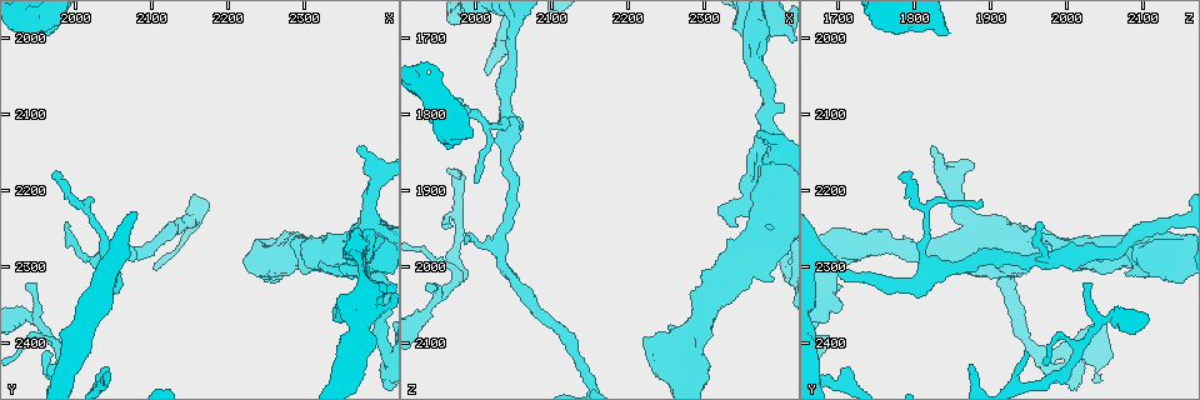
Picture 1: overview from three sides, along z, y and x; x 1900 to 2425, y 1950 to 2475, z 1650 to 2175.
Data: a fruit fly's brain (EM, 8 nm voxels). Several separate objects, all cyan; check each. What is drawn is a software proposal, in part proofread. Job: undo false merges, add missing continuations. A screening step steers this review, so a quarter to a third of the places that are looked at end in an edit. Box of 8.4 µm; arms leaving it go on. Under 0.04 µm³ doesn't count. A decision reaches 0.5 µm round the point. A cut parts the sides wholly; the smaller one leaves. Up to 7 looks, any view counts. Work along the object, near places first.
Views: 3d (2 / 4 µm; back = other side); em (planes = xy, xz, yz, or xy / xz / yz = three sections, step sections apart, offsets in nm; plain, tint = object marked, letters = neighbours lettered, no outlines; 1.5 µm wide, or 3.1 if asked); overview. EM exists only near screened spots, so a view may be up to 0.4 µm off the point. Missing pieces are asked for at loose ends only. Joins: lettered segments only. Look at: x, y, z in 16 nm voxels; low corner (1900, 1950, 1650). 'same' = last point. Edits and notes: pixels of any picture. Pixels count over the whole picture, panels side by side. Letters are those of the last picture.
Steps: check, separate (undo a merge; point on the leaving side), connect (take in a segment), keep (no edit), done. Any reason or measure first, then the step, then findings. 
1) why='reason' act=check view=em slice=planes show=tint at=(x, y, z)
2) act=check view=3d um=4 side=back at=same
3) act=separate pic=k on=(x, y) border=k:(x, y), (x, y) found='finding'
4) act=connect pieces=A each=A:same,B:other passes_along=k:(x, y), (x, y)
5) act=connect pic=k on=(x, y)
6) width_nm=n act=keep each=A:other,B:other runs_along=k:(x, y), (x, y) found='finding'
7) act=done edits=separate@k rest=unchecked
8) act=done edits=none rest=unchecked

why='branch stops here' act=check view=3d um=4 at=(1965, 1995, 1845)

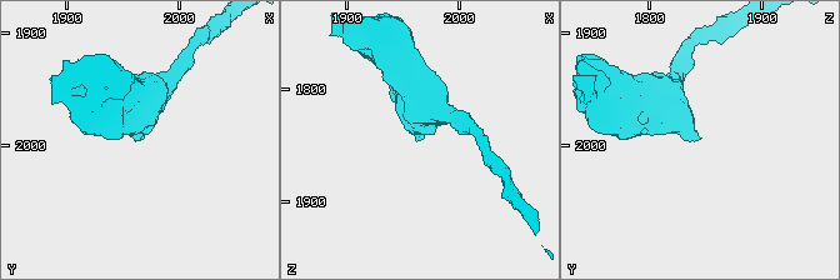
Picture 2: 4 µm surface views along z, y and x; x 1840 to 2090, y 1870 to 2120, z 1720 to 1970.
act=check view=em slice=xz step=8 show=letters at=(1966, 1992, 1842)

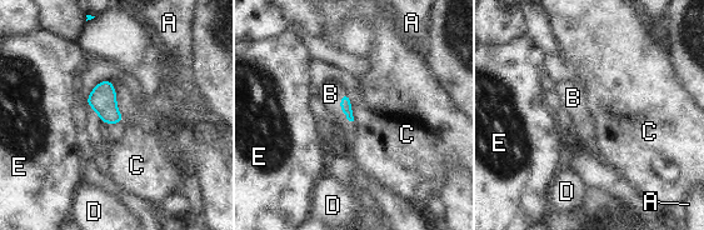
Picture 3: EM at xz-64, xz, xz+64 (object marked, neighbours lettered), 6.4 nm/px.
act=connect pieces=B each=A:other,B:same,C:other,D:other,E:other passes_along=3:(345, 106), (340, 108), (330, 94) found='it goes on there'

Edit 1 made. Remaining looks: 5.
act=check view=em slice=planes show=plain at=(2370, 2140, 1825)

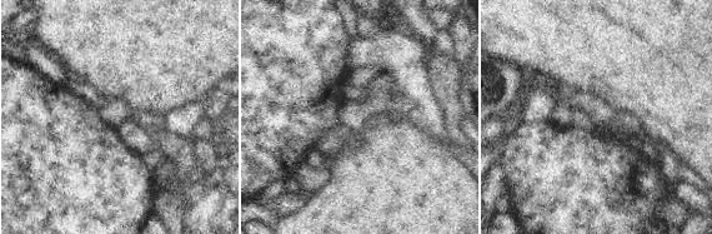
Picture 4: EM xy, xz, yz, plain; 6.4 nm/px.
why='what lies round it' act=check view=em slice=planes show=letters at=same

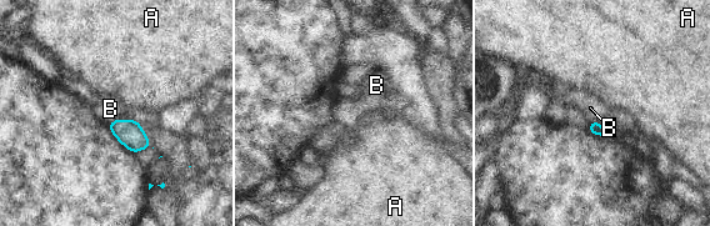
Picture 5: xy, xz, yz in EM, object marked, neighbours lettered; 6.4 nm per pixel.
act=keep each=A:other,B:other found='none of them fits'

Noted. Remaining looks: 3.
why='free end' act=check view=3d um=4 at=(1935, 2320, 2020)

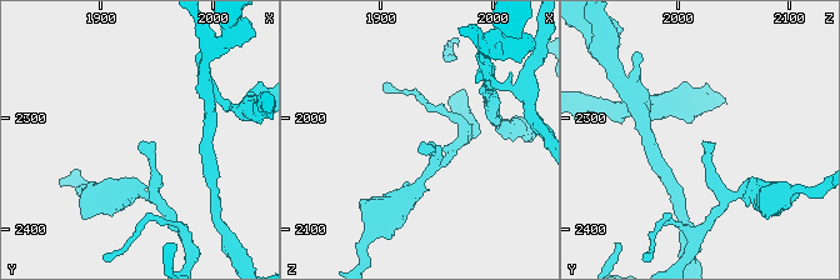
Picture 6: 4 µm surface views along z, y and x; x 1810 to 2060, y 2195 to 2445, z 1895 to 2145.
why='need the tissue' act=check view=em slice=yz step=8 show=letters at=(1940, 2320, 2024)

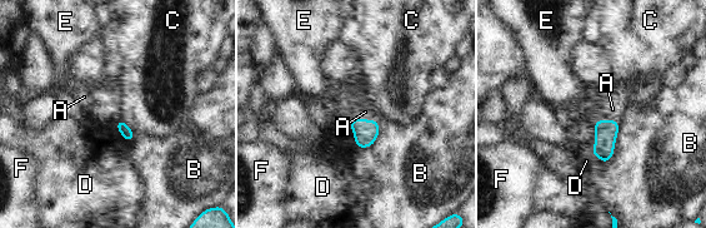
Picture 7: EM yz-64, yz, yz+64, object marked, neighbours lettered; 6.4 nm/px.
act=connect pieces=A each=A:same,B:other,C:other,D:other,E:other,F:other found='it goes on there'

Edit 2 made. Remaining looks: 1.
act=done edits=connect@3,connect@7 rest=unchecked

